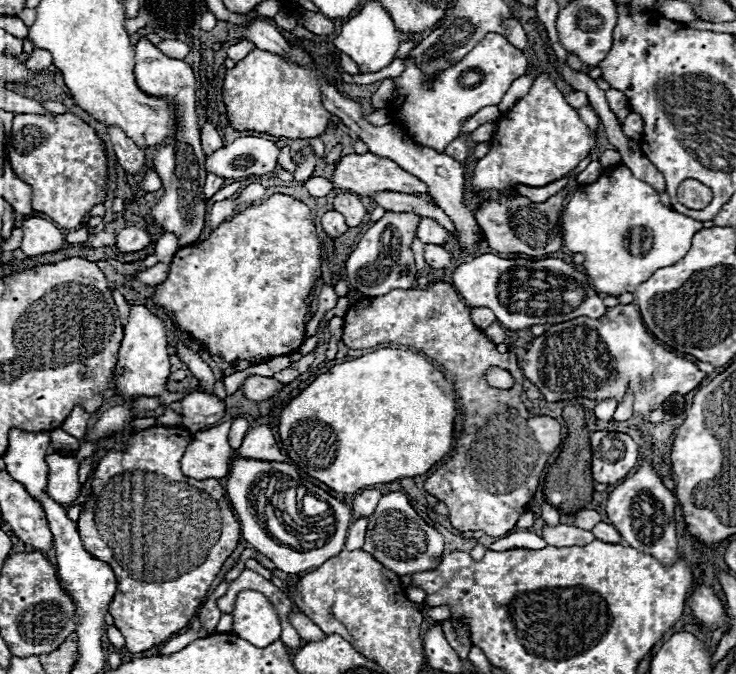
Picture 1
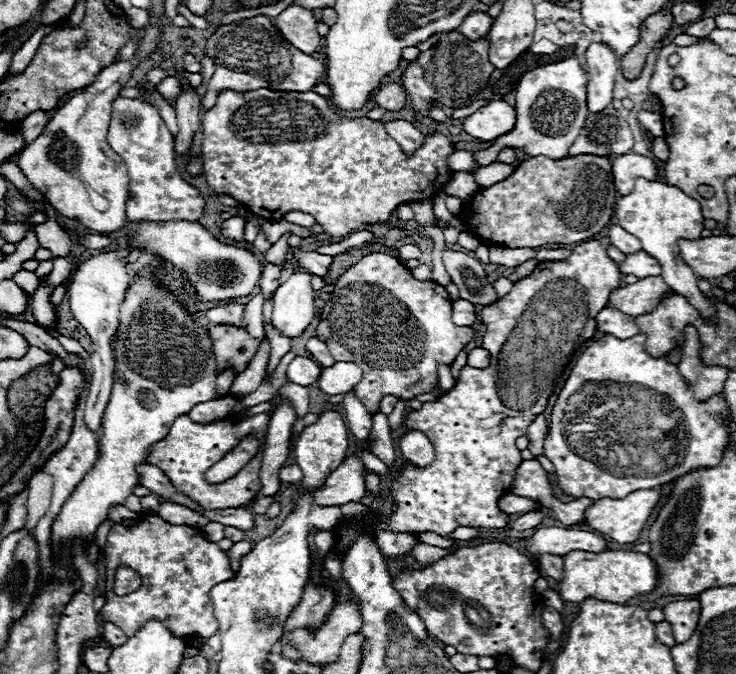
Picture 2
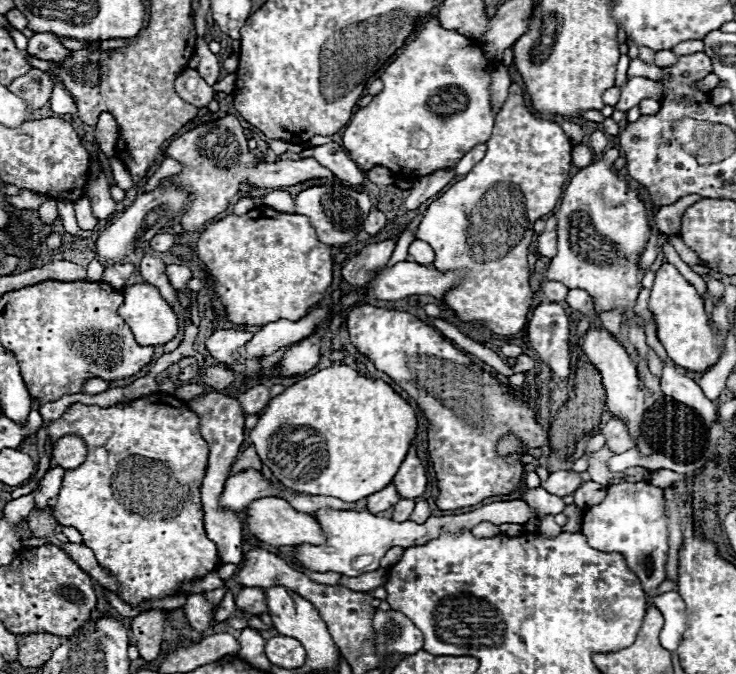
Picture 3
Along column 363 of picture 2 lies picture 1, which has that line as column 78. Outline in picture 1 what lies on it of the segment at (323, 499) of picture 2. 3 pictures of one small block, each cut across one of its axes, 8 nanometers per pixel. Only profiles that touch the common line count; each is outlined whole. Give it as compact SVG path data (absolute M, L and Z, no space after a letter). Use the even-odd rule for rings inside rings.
M50 454L46 456L50 474L48 474L48 488L46 492L58 500L58 504L72 504L82 490L82 484L78 480L78 468L74 456L62 456L62 454Z

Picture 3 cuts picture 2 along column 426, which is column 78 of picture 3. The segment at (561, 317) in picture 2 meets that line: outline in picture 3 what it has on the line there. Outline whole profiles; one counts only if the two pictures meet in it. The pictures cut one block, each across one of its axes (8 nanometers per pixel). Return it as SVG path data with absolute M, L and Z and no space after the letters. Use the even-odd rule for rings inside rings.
M158 392L160 398L138 398L132 400L128 406L110 406L110 408L100 408L100 406L88 406L88 404L72 404L62 418L48 422L46 430L48 430L48 440L50 444L54 444L58 438L62 436L78 436L86 442L86 448L90 454L94 454L98 448L104 448L108 456L104 456L102 460L98 456L86 456L86 460L78 466L78 468L68 468L64 472L64 480L60 486L60 492L56 496L56 504L54 504L54 518L62 524L62 526L72 526L76 528L82 538L84 544L88 548L94 550L98 562L102 568L110 570L116 580L120 582L120 598L130 602L132 606L144 602L144 600L156 600L156 598L164 598L164 596L172 596L178 594L180 586L184 582L192 582L200 576L206 576L208 572L218 568L218 550L216 544L212 540L208 540L206 532L204 532L204 524L202 524L202 502L200 502L200 486L202 486L202 478L206 474L206 464L208 464L208 444L204 442L204 438L200 436L200 420L194 412L190 412L190 408L186 408L186 402L166 394L166 392Z

